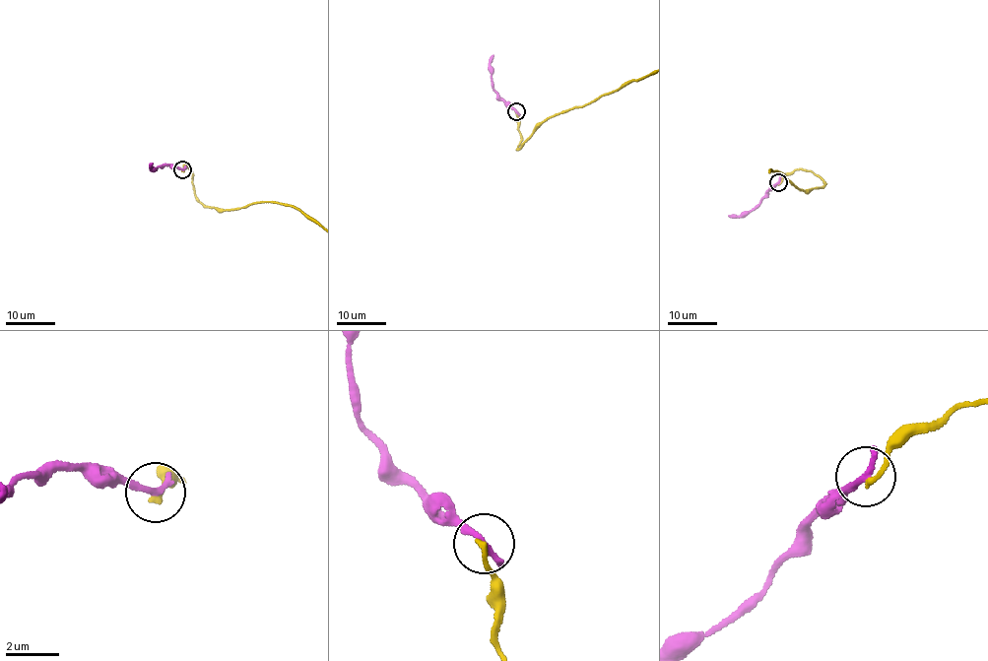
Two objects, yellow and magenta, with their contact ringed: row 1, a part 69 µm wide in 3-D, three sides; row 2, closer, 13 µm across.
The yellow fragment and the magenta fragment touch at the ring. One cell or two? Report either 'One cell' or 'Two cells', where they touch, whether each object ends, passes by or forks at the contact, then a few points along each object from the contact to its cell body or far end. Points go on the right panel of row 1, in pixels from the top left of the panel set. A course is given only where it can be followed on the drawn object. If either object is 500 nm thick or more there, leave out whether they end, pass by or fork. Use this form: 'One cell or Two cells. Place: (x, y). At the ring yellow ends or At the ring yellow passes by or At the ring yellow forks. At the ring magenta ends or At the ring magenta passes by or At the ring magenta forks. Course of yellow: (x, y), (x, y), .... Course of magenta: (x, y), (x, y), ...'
Two cells. Place: (778, 182). At the ring yellow ends. At the ring magenta ends. Course of magenta: (778, 182), (748, 213), (729, 215)

